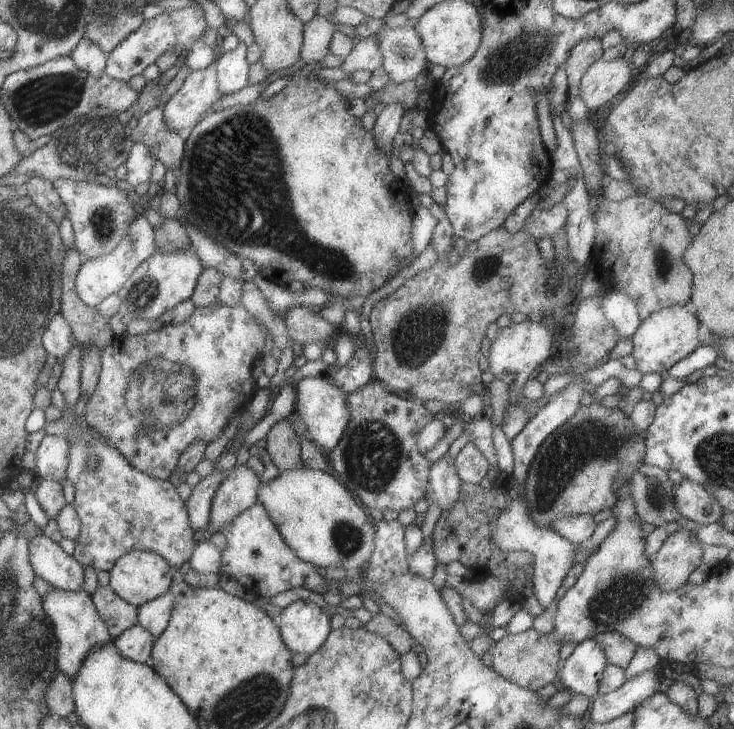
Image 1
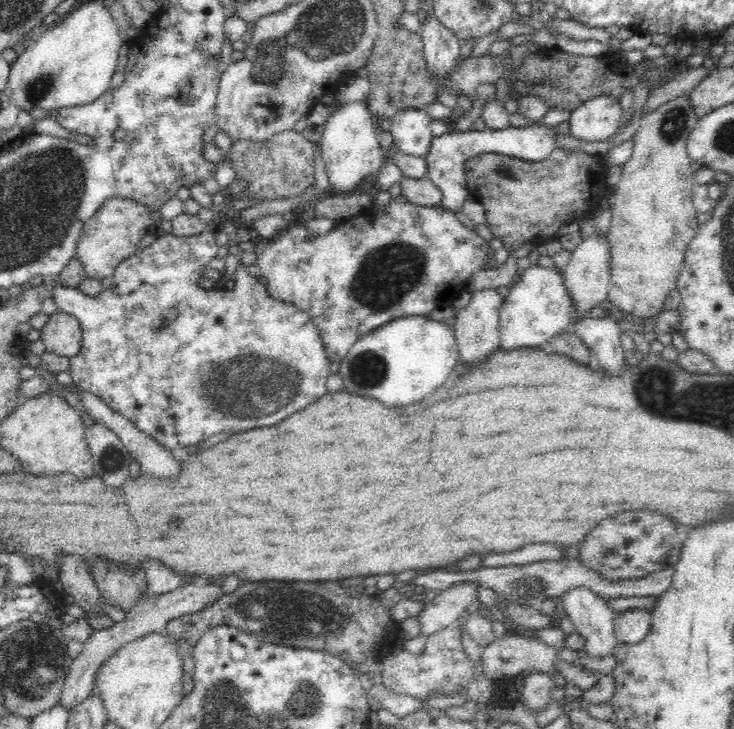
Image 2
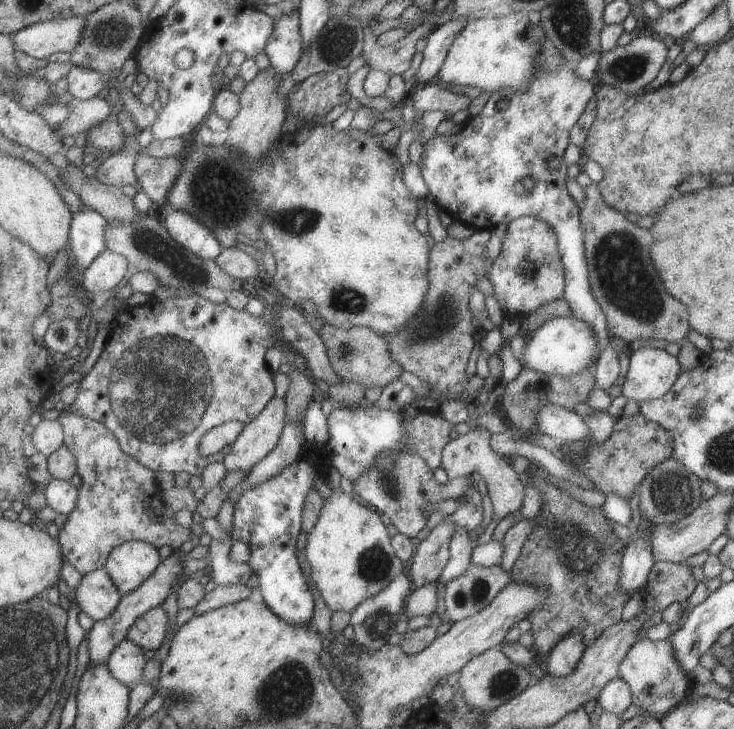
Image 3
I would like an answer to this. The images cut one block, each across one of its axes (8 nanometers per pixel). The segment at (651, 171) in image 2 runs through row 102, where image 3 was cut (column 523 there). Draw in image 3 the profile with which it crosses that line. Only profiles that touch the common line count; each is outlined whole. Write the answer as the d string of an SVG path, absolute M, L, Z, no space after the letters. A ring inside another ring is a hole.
M498 646L471 658L460 671L460 678L456 685L458 691L462 691L465 701L470 706L482 709L484 712L493 711L524 692L536 681L533 672L526 665L513 663Z

